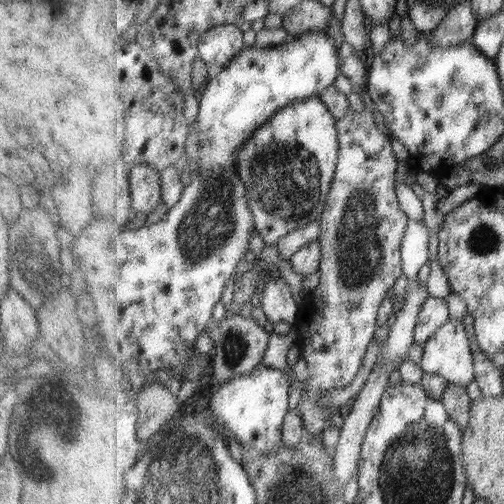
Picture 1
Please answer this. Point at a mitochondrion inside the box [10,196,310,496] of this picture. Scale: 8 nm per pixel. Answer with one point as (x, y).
(45, 429)

